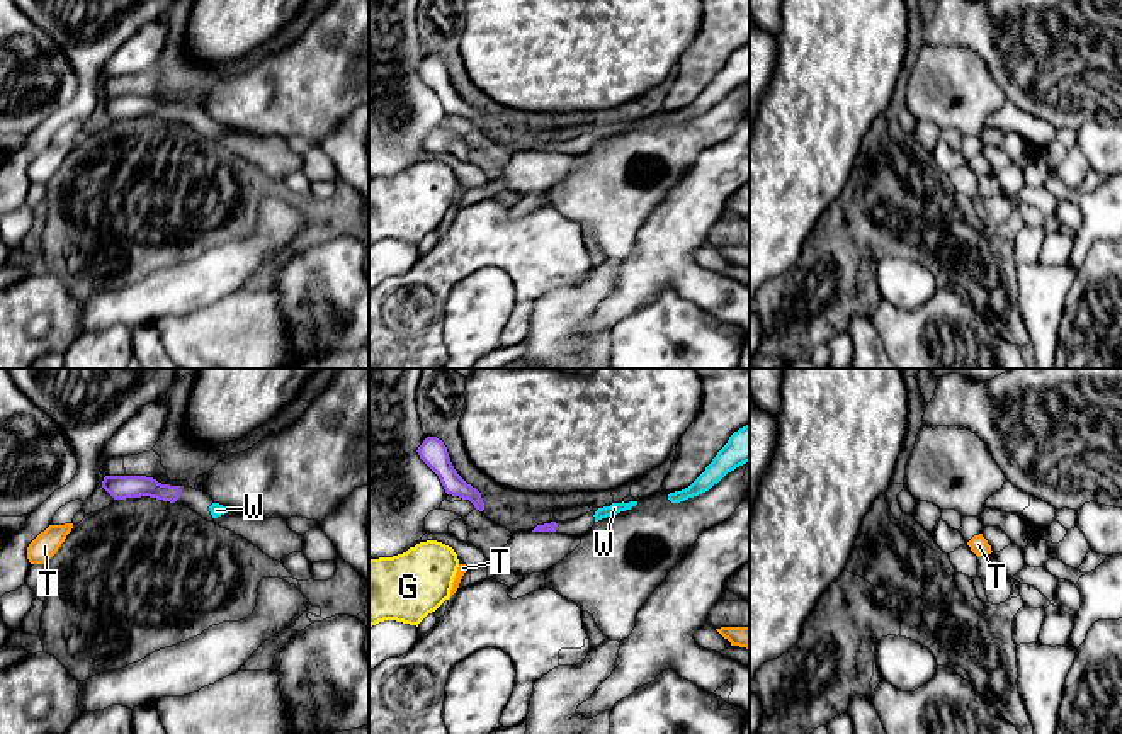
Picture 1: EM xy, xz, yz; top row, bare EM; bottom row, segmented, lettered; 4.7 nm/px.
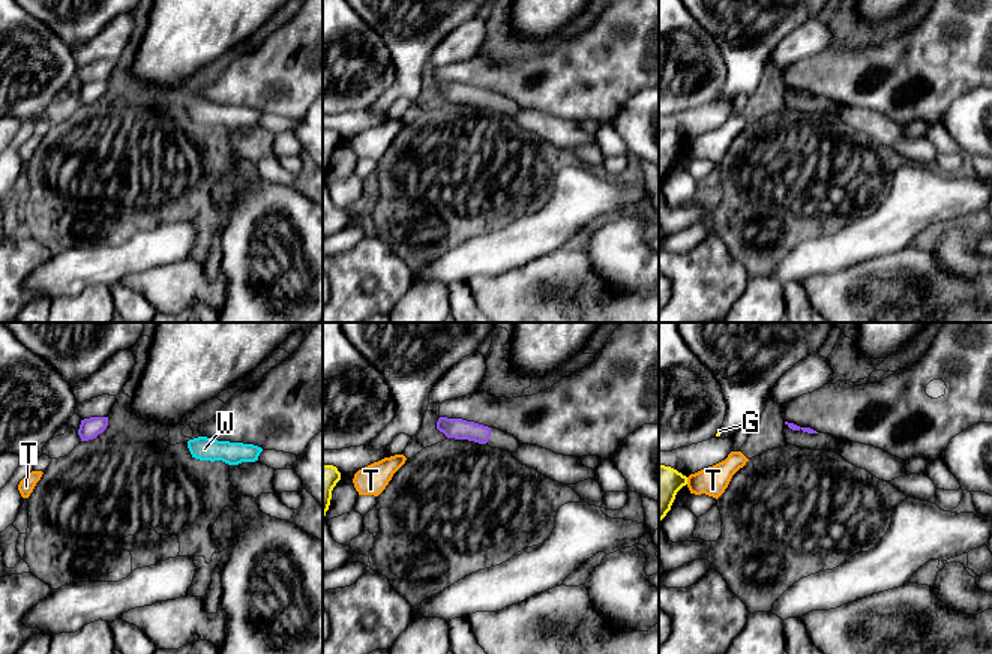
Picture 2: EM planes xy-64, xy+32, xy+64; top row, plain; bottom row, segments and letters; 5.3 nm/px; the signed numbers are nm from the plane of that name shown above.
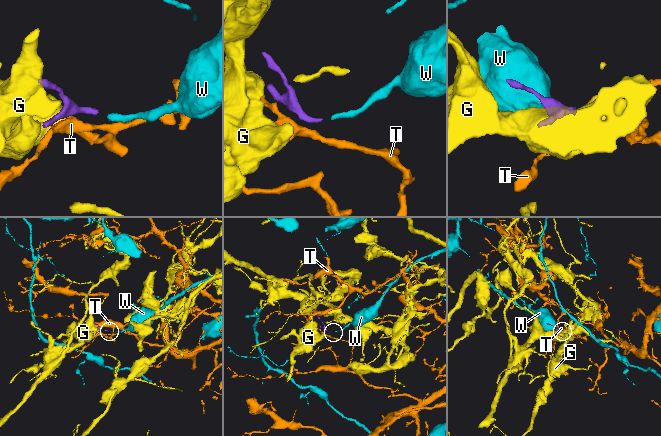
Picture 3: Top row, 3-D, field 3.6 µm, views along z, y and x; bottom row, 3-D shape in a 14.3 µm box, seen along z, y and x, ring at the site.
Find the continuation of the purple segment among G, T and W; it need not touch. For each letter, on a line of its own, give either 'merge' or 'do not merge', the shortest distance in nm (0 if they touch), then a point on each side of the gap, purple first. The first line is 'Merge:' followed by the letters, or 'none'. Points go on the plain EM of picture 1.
Merge: W
G: do not merge; gap 220 nm; span xz (476, 128), (451, 167)
T: do not merge; gap 220 nm; span xy (106, 109), (72, 143)
W: merge; gap 150 nm; span xy (179, 114), (209, 126)

